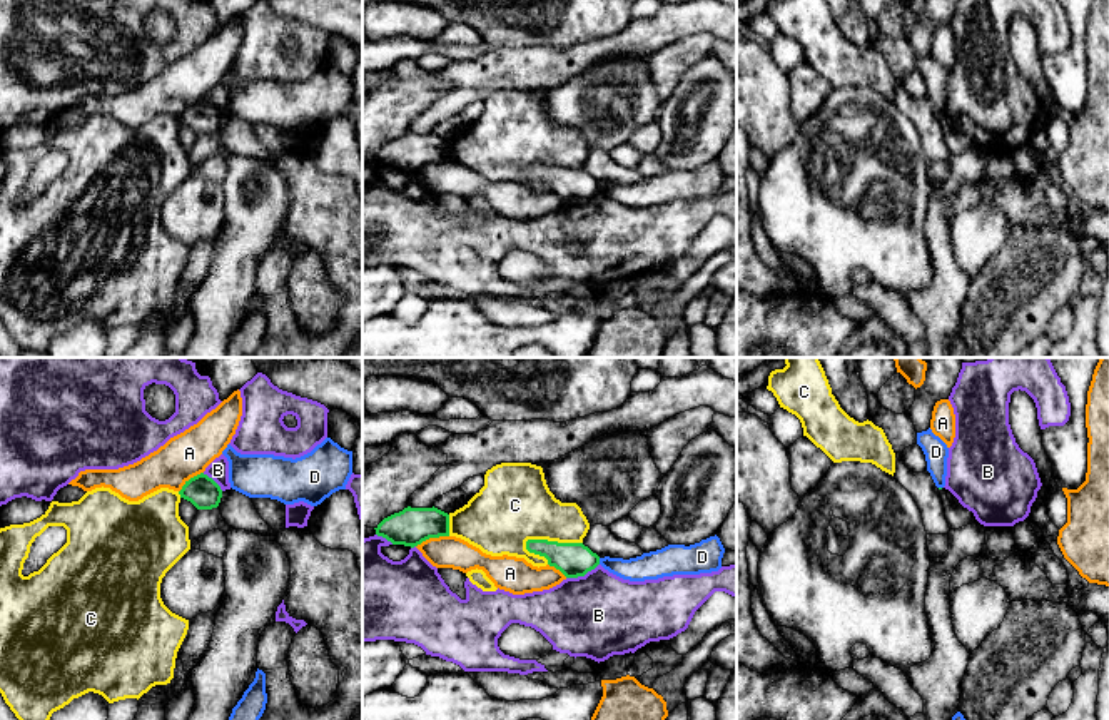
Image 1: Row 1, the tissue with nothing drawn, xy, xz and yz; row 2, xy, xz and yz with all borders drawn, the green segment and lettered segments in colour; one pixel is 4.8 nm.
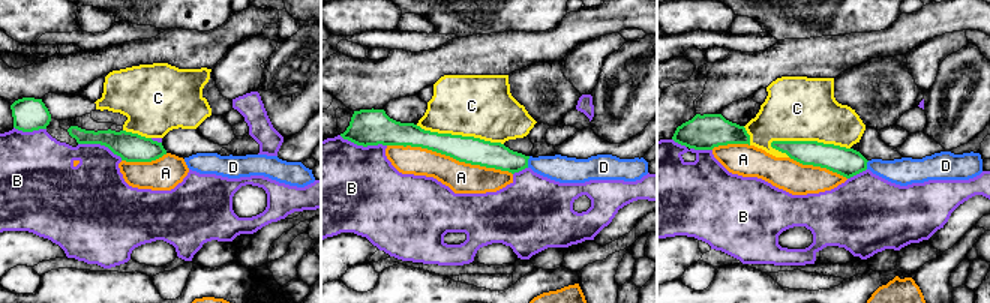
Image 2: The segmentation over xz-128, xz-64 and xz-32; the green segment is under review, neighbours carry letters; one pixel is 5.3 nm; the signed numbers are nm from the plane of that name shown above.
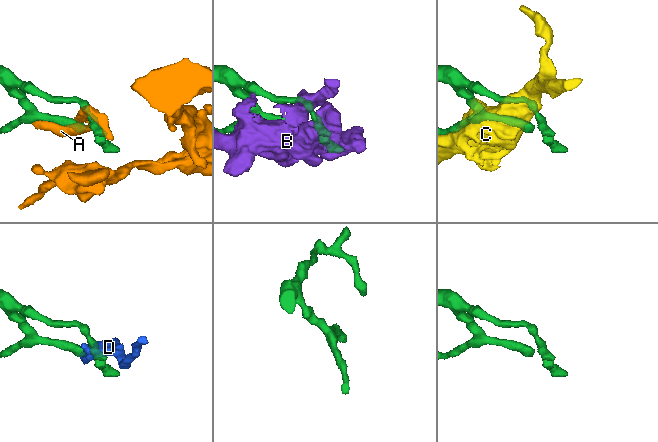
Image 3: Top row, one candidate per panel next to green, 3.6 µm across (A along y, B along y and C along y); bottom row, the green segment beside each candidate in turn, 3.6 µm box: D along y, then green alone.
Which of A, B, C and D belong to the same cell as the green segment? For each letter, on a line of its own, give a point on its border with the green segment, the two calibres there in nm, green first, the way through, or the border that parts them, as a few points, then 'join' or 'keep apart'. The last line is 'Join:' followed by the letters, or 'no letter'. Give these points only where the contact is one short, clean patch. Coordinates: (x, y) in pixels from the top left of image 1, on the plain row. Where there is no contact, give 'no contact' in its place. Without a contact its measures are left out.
A: meets green in xz at (431, 162); 180 nm thick on the green side, 160 nm on the other; keep apart
B: meets green in xz at (582, 201); 170 nm thick on the green side, 420 nm on the other; keep apart
C: meets green in xz at (550, 167); 170 nm thick on the green side, 360 nm on the other; keep apart
D: meets green in xz at (598, 187); 170 nm thick on the green side, 130 nm on the other; border along xz (598, 184), (600, 189); keep apart
Join: no letter

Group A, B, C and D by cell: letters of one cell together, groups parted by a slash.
A / B / C / D

